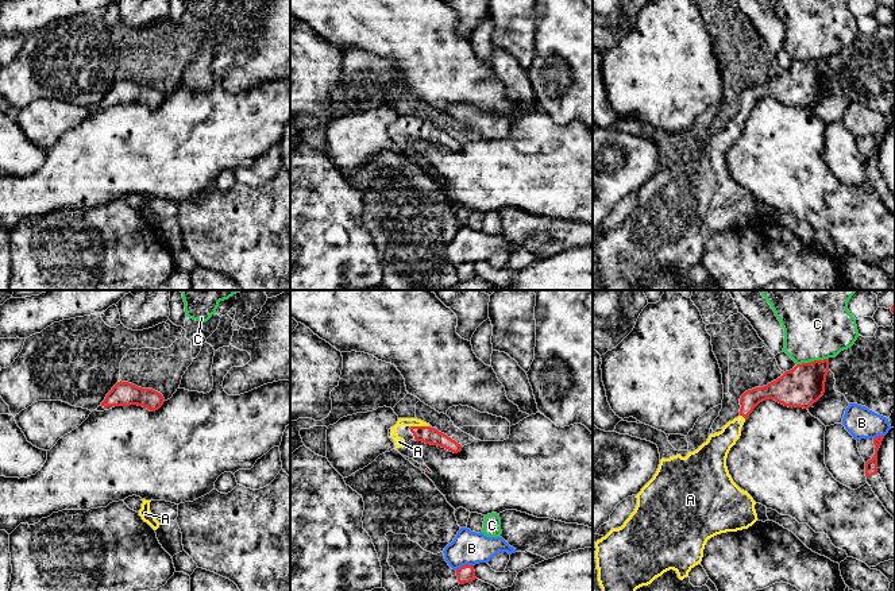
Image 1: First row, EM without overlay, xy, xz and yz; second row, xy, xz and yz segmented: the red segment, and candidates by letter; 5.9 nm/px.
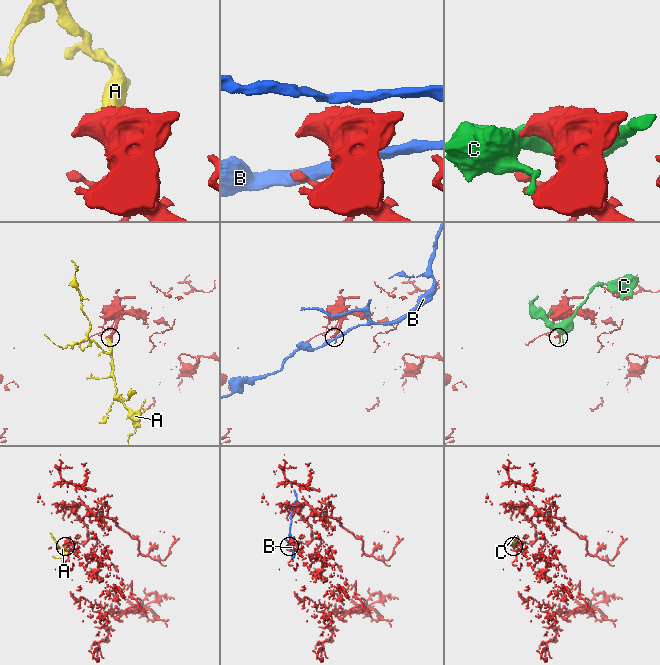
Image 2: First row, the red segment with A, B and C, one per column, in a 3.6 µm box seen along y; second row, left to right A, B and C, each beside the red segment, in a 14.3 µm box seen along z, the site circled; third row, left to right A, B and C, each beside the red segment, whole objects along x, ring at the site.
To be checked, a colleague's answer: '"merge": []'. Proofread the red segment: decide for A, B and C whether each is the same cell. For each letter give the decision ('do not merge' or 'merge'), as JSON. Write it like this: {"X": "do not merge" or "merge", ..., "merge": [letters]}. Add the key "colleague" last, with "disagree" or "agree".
{"A": "merge", "B": "do not merge", "C": "do not merge", "merge": ["A"], "colleague": "disagree"}

